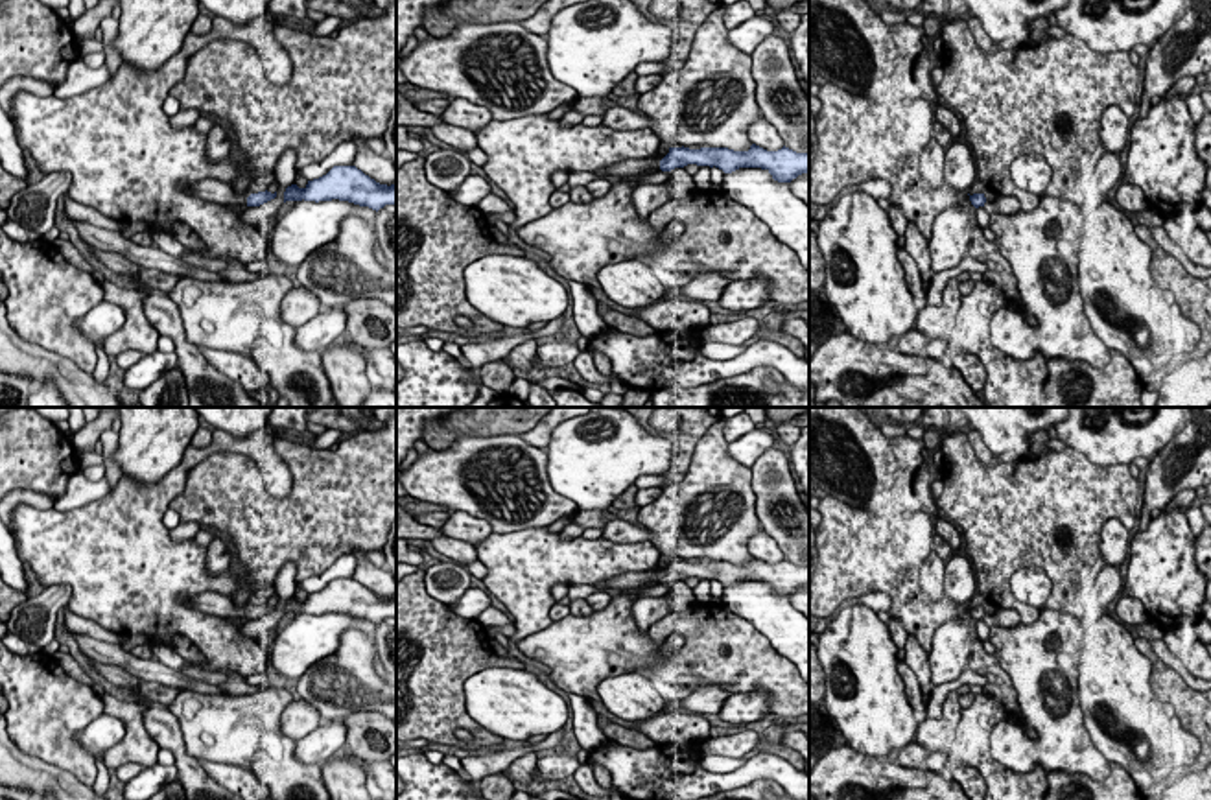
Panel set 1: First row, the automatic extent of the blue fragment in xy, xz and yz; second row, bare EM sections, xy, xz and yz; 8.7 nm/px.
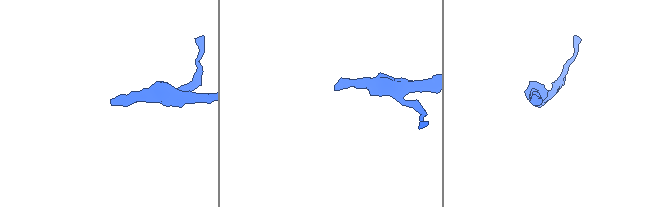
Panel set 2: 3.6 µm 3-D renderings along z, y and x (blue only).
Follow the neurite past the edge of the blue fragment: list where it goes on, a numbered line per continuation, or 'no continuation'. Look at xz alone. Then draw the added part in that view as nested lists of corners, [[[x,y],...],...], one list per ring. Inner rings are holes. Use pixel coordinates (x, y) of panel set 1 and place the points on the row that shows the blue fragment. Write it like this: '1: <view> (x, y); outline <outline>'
1: xz (631, 166); outline [[[654,157],[654,159],[627,159],[623,162],[617,162],[610,168],[599,170],[595,171],[597,177],[605,177],[605,175],[616,175],[616,177],[630,177],[630,175],[641,175],[647,173],[651,170],[660,170],[660,160],[664,157]]]

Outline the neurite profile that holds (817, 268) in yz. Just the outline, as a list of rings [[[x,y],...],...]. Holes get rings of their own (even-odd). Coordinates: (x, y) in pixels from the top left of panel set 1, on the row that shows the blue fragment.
[[[809,230],[809,289],[820,289],[826,282],[826,264],[817,243],[817,232]]]

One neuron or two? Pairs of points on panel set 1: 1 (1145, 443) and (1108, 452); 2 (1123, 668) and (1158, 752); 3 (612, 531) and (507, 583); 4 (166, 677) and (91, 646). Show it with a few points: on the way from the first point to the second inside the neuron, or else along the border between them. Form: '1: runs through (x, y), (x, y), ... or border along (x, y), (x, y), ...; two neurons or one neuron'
1: runs through (1136, 443), (1117, 443); one neuron
2: runs through (1130, 688), (1147, 705), (1151, 725), (1156, 732); one neuron
3: border along (601, 537), (612, 542), (644, 542); two neurons
4: runs through (148, 670), (109, 653); one neuron

